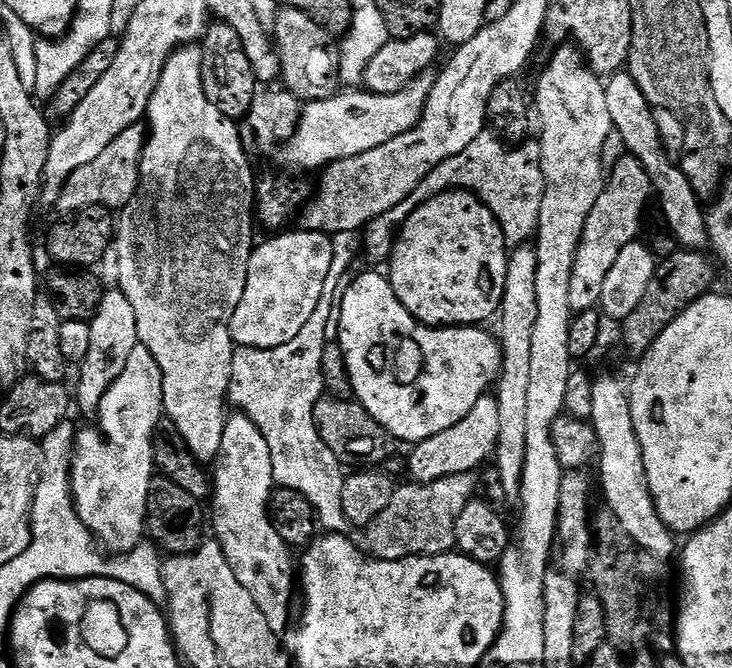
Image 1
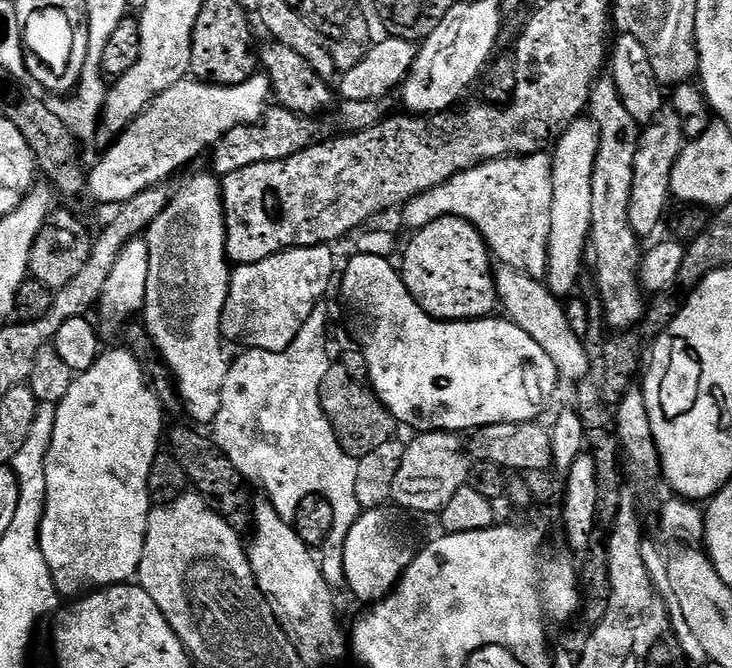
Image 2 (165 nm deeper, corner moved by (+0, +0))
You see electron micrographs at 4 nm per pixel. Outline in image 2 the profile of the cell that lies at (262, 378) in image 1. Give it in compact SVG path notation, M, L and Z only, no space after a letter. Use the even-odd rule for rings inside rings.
M322 302L314 308L298 338L294 338L294 342L286 350L271 352L249 348L241 353L237 360L233 359L229 363L226 382L222 386L222 406L218 406L218 414L210 425L211 439L224 451L226 458L234 462L245 480L257 480L264 487L264 492L268 495L265 497L276 507L280 516L295 514L307 496L327 500L334 510L334 526L328 535L326 553L337 566L343 565L346 534L350 534L350 526L354 526L362 509L354 494L357 457L348 456L340 450L334 430L320 408L320 387L332 363L328 348L327 303Z

